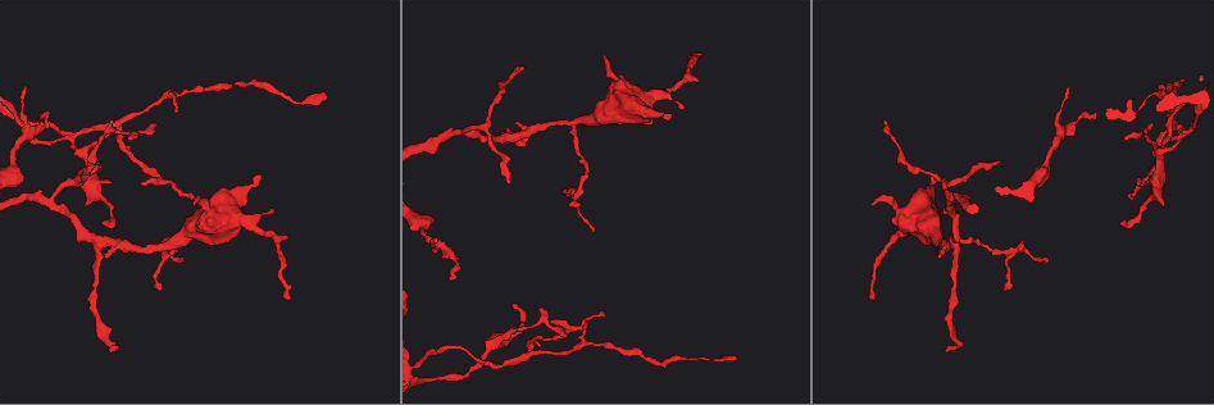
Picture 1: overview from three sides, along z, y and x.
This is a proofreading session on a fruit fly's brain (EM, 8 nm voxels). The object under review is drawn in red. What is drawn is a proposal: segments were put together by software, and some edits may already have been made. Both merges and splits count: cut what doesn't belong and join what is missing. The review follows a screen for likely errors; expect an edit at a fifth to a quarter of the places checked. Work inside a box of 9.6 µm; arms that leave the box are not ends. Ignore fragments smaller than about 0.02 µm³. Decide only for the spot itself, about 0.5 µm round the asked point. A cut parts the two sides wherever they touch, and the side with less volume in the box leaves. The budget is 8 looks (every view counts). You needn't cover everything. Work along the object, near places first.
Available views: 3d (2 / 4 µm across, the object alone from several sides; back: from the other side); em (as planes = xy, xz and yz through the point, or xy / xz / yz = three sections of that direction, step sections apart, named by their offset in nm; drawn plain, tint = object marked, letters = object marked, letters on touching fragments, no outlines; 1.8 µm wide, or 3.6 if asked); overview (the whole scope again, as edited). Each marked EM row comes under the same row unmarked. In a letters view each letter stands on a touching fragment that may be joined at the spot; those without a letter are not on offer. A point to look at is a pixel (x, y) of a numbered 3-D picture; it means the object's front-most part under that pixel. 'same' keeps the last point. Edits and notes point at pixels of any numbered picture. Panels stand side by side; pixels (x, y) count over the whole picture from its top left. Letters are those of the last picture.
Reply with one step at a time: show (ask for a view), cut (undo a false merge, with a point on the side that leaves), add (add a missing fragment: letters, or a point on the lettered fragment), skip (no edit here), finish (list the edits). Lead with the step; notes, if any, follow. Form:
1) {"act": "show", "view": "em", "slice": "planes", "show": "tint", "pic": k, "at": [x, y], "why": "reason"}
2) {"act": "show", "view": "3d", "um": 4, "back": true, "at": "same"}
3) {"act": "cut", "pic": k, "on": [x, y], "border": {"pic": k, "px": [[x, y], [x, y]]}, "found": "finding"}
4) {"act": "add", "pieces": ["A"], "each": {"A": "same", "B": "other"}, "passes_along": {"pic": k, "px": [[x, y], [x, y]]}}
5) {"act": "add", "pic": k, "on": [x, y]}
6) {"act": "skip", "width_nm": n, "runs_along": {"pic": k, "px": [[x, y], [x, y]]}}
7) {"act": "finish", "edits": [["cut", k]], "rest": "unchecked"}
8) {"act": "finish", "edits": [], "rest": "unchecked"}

{"act": "show", "view": "em", "slice": "xy", "step": 4, "show": "letters", "pic": 1, "at": [156, 123], "why": "tapers out"}

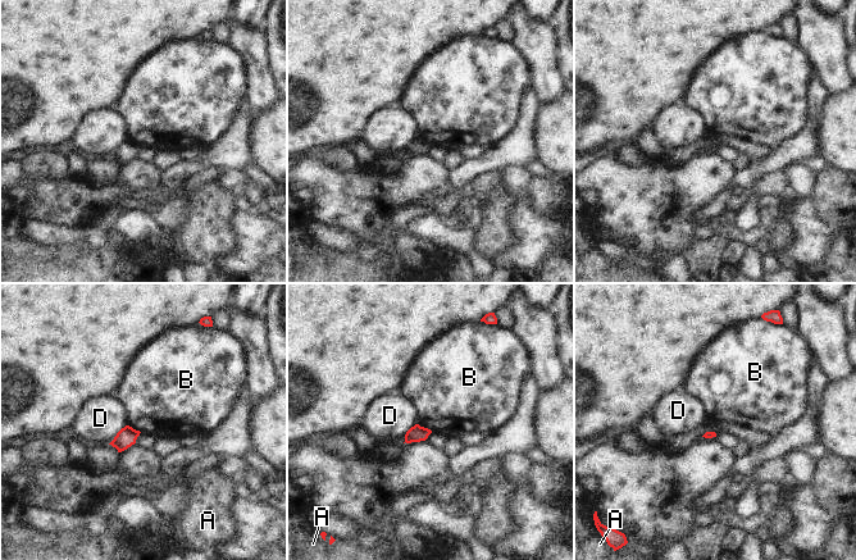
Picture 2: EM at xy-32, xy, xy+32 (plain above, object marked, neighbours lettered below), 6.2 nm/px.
{"act": "show", "view": "em", "slice": "planes", "show": "letters", "at": "same", "why": "cut it another way"}

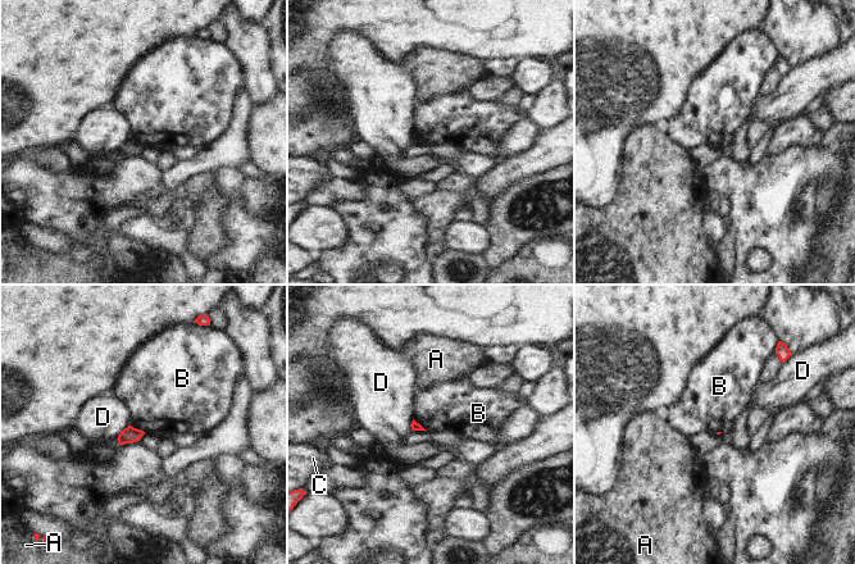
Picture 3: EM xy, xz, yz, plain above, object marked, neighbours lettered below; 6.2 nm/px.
{"act": "skip", "each": {"A": "other", "B": "other", "C": "other", "D": "other"}, "found": "none of them fits"}

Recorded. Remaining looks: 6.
{"act": "show", "view": "3d", "um": 2, "pic": 1, "at": [480, 365]}

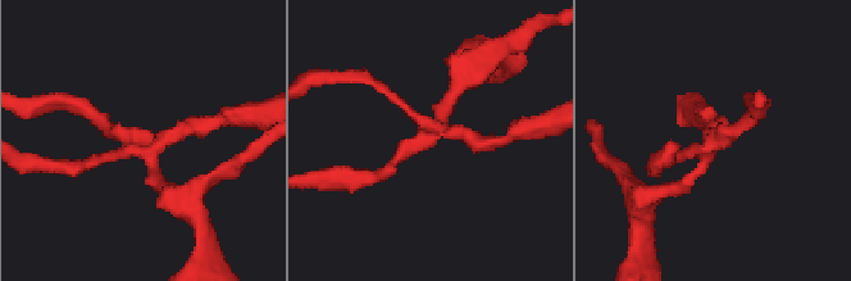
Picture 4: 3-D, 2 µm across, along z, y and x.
{"act": "show", "view": "em", "slice": "planes", "show": "letters", "pic": 4, "at": [438, 131]}

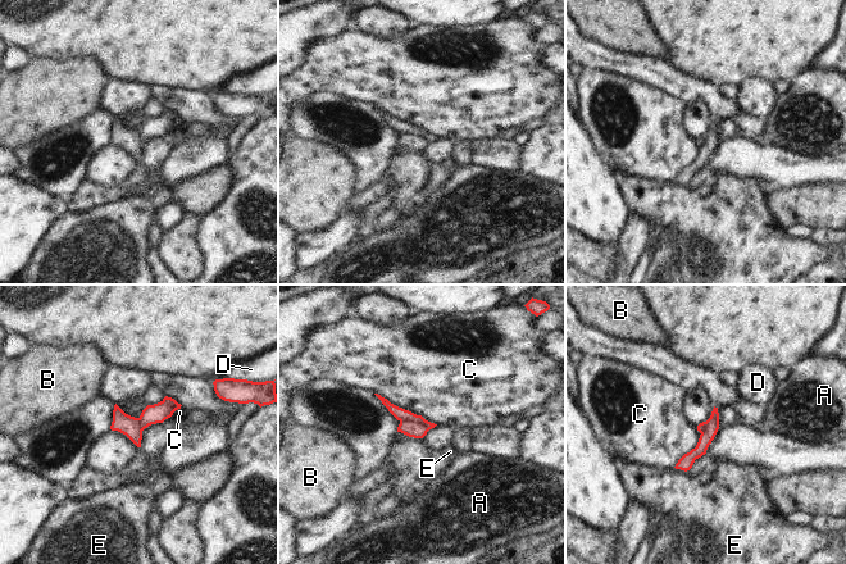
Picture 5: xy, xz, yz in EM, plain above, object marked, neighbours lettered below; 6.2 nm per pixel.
{"act": "cut", "pic": 5, "on": [413, 430], "each": {"A": "other", "B": "other", "C": "other", "D": "other", "E": "other"}, "found": "two neurons meet here"}

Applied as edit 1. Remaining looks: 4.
{"act": "show", "view": "overview"}

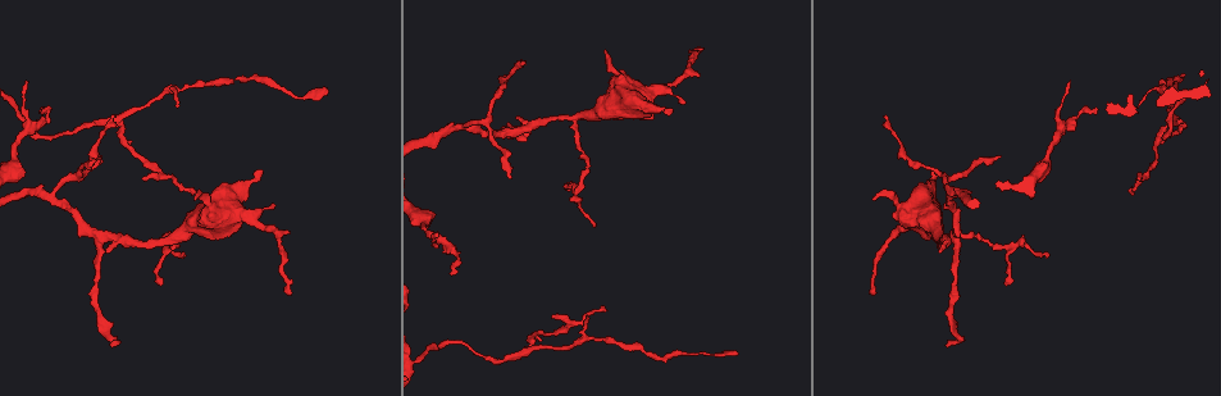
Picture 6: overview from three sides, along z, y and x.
{"act": "show", "view": "3d", "um": 2, "pic": 6, "at": [111, 347], "why": "branch stops here"}

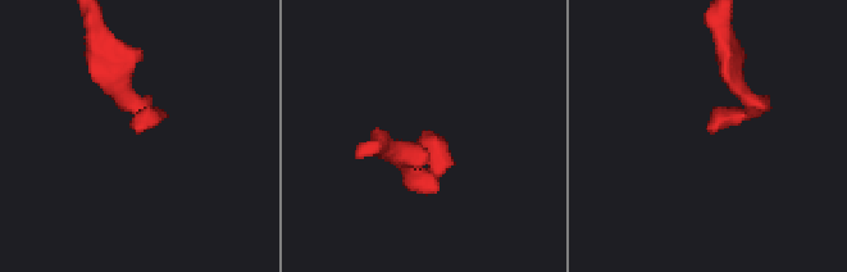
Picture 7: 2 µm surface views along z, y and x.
{"act": "show", "view": "em", "slice": "xz", "step": 16, "show": "letters", "pic": 7, "at": [138, 133], "why": "shape alone is not enough"}

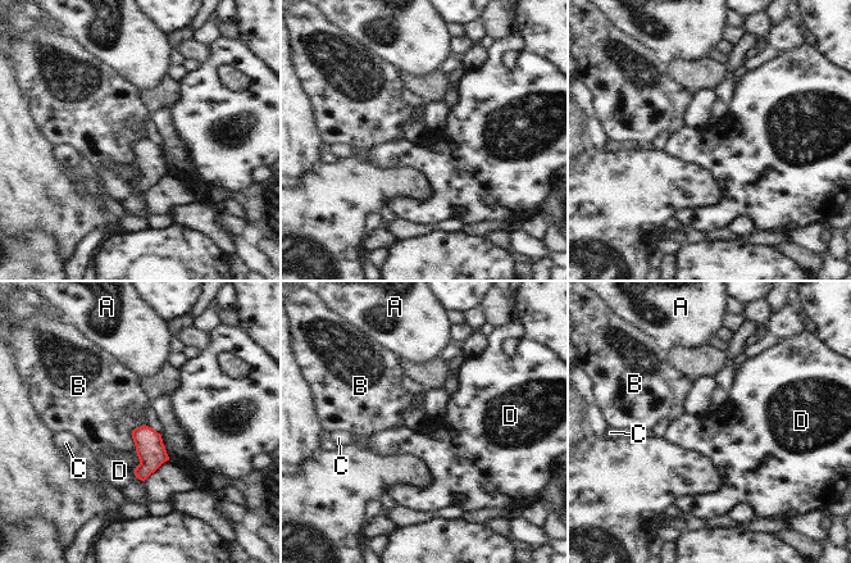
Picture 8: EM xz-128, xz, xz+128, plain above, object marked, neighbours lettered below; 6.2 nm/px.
{"act": "show", "view": "em", "slice": "planes", "show": "letters", "at": "same", "why": "another direction"}

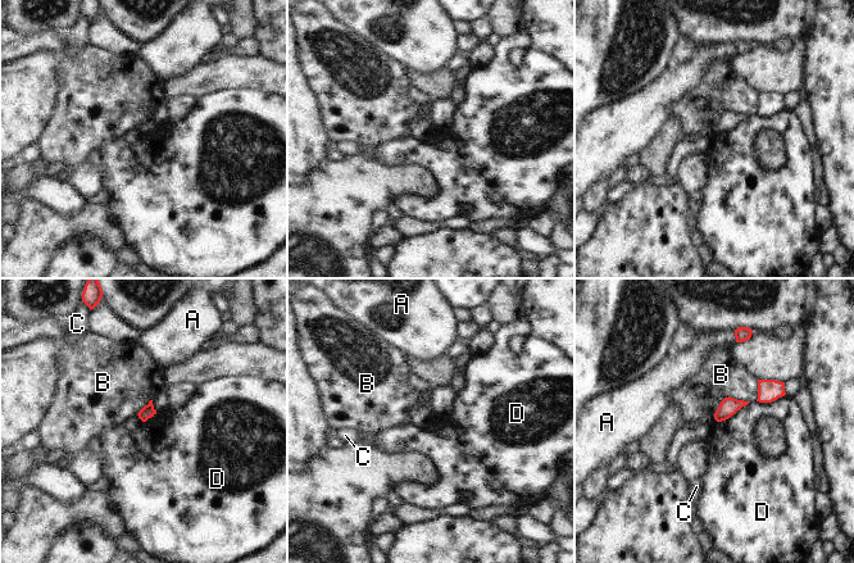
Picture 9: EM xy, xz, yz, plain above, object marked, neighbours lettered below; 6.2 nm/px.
{"act": "skip", "each": {"A": "other", "B": "other", "C": "other", "D": "other"}, "found": "no lettered fragment goes on from it"}

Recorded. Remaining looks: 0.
{"act": "finish", "edits": [["cut", 5]], "rest": "unchecked"}

